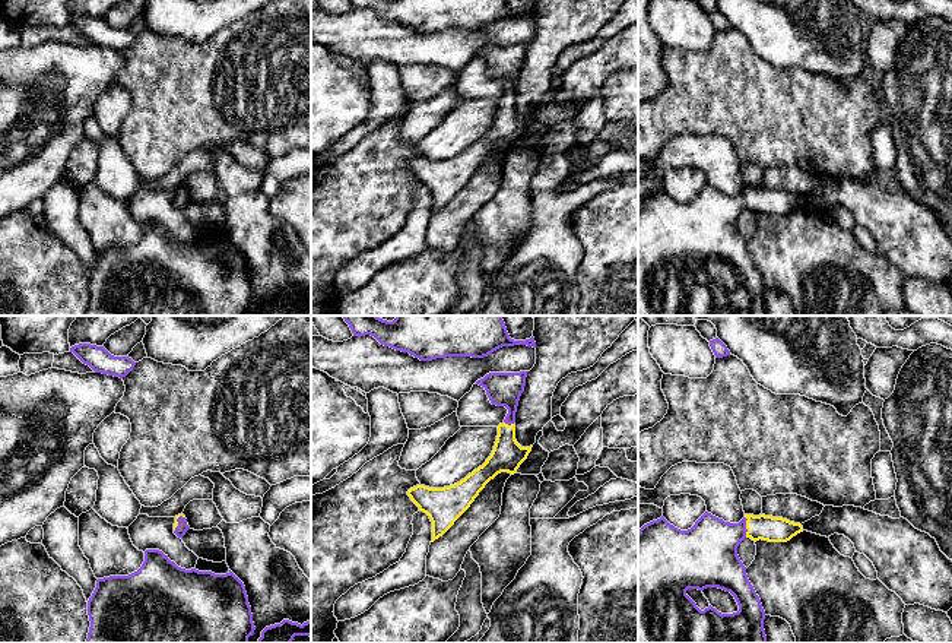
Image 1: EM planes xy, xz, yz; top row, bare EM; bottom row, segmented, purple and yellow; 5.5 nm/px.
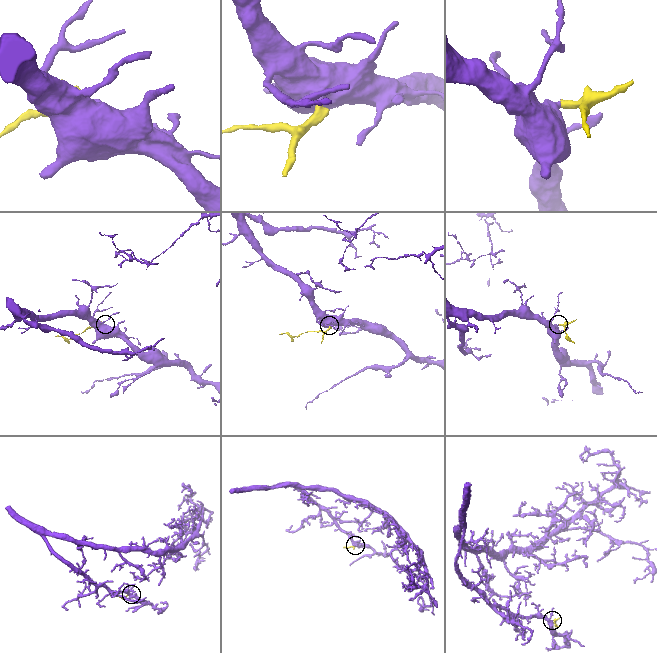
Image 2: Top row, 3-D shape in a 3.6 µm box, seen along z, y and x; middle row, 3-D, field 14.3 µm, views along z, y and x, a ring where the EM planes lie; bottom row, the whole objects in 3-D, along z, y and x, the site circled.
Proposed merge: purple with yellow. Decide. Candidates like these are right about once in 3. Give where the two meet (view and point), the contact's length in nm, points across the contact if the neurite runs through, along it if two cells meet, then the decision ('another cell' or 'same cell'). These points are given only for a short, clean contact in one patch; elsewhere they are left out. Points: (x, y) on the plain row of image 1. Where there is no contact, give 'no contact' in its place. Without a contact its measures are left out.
contact yz (745, 199); length 120 nm; way yz (707, 224), (719, 212), (745, 199), (774, 202); same cell

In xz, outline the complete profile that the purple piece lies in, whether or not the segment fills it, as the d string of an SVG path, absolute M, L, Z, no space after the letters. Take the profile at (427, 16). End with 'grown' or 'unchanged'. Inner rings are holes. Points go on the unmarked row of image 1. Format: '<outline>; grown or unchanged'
M350 0L353 9L374 9L381 18L409 25L421 34L447 29L483 31L502 19L527 18L536 20L534 10L514 13L507 0Z; unchanged

